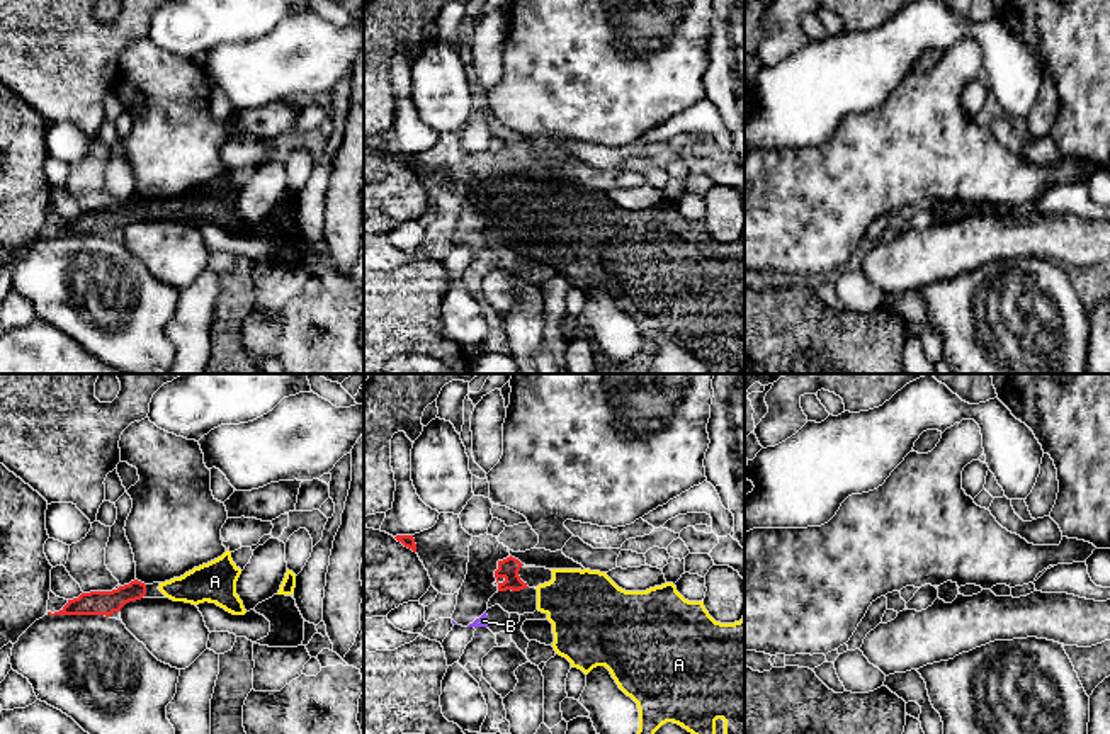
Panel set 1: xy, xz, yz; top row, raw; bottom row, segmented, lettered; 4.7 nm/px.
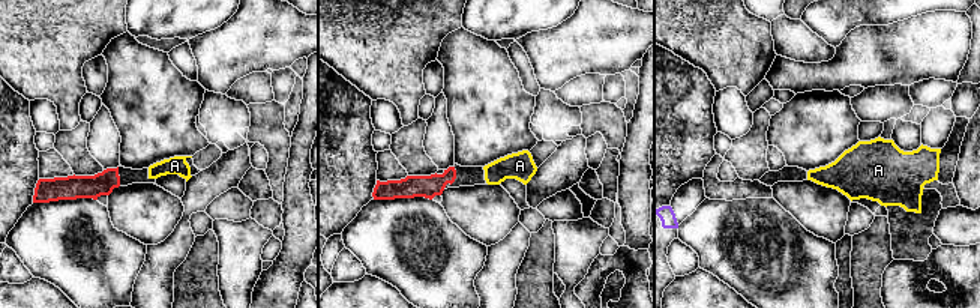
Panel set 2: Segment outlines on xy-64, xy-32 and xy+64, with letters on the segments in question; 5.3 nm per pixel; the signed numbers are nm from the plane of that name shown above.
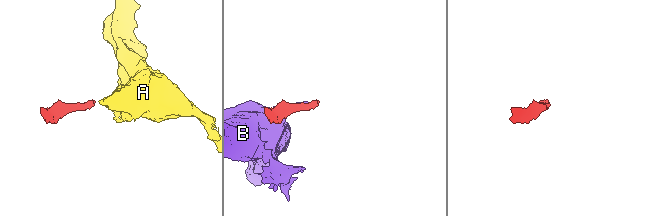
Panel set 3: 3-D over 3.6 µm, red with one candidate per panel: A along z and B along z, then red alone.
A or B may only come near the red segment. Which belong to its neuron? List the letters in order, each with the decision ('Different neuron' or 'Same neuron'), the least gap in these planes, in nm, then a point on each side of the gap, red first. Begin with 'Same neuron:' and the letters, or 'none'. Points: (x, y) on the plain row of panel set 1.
Same neuron: A
A: Same neuron. Distance 40 nm. Across: xz (527, 206), (536, 208)
B: Different neuron. Distance 120 nm. Across: xz (498, 209), (485, 231)

